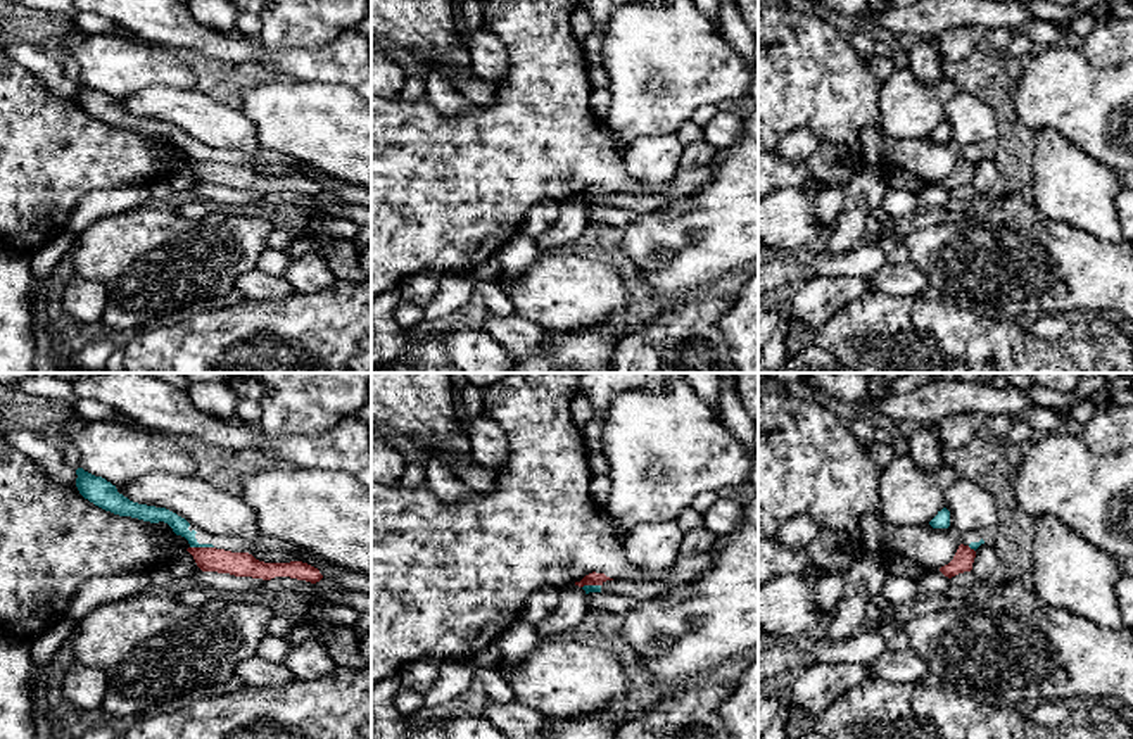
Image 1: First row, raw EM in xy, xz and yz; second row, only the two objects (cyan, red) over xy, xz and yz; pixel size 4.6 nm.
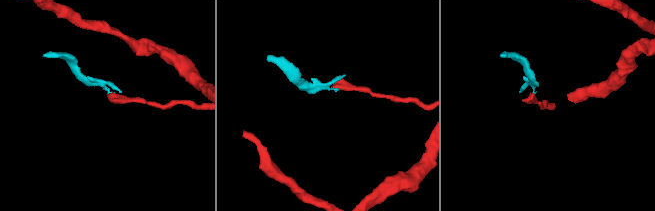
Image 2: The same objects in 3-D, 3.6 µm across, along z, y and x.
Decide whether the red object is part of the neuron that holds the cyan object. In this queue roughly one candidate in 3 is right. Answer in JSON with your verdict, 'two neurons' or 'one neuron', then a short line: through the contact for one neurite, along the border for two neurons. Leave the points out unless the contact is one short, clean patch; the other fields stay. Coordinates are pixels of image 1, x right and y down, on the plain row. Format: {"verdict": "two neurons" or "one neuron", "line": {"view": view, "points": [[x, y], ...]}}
{"verdict": "two neurons", "line": {"view": "xy", "points": [[190, 159], [213, 161]]}}

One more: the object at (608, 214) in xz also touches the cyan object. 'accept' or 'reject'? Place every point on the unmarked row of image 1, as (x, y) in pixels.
reject

